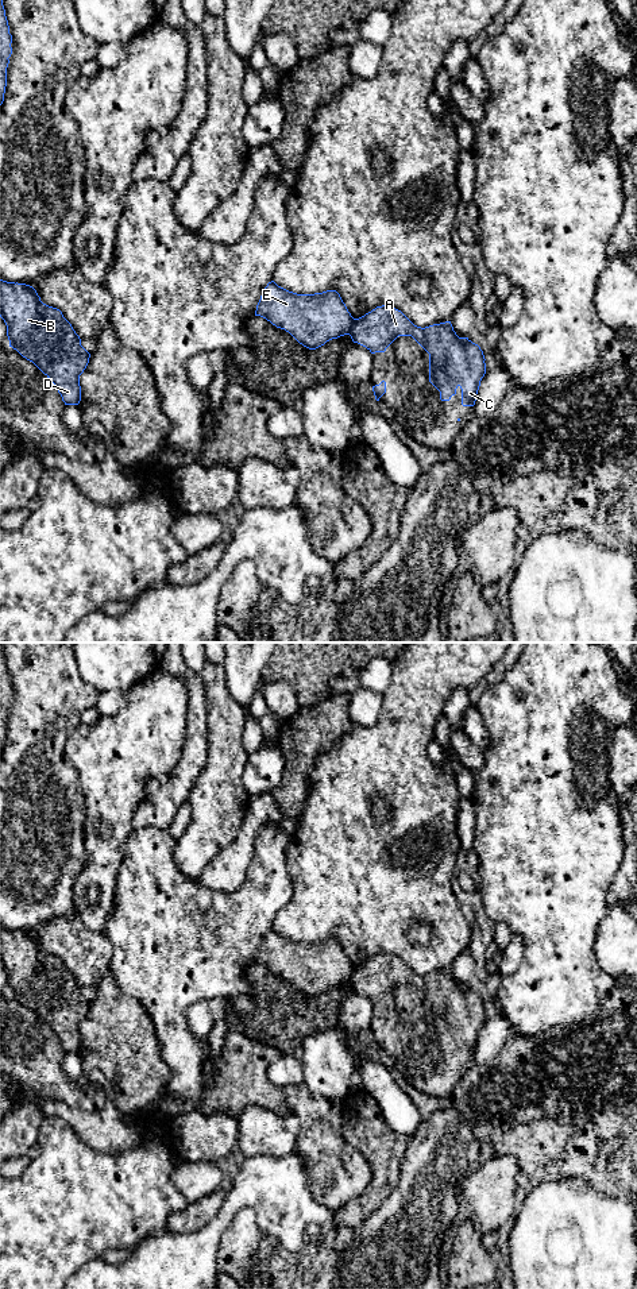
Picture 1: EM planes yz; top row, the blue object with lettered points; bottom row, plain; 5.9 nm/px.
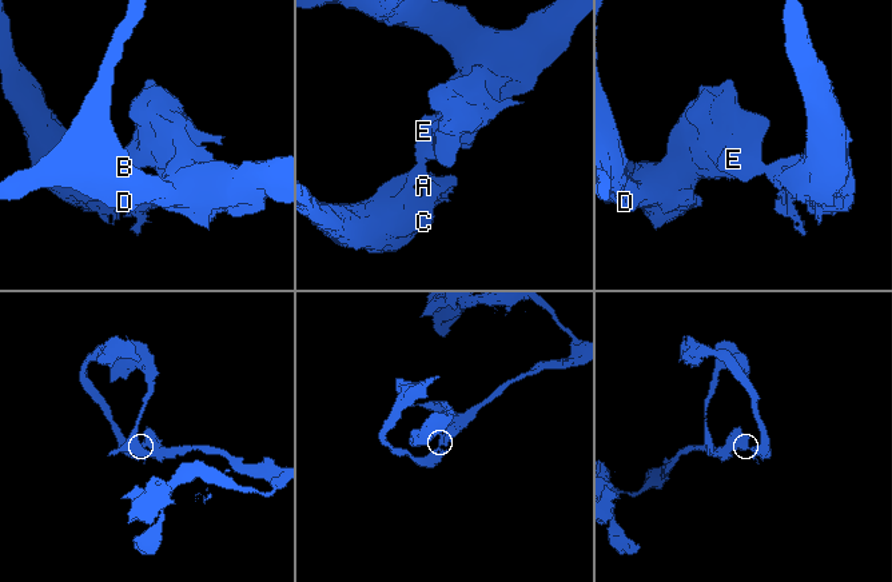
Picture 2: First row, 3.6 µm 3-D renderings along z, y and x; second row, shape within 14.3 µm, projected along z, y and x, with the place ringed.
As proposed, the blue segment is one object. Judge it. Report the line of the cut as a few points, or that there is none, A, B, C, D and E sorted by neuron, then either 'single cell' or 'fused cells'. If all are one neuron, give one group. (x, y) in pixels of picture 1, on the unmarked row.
cut yz (355, 967), (348, 981); groups A C / B D E; fused cells

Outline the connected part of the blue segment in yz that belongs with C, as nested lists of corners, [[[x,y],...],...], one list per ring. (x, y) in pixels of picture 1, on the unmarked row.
[[[382,953],[355,966],[350,984],[354,991],[366,995],[371,1002],[385,1000],[398,984],[412,984],[429,1002],[429,1030],[440,1039],[440,1047],[449,1049],[460,1035],[462,1053],[475,1053],[480,1029],[486,1022],[486,1007],[478,992],[468,985],[456,983],[451,969],[421,976],[414,973],[401,958]]]

